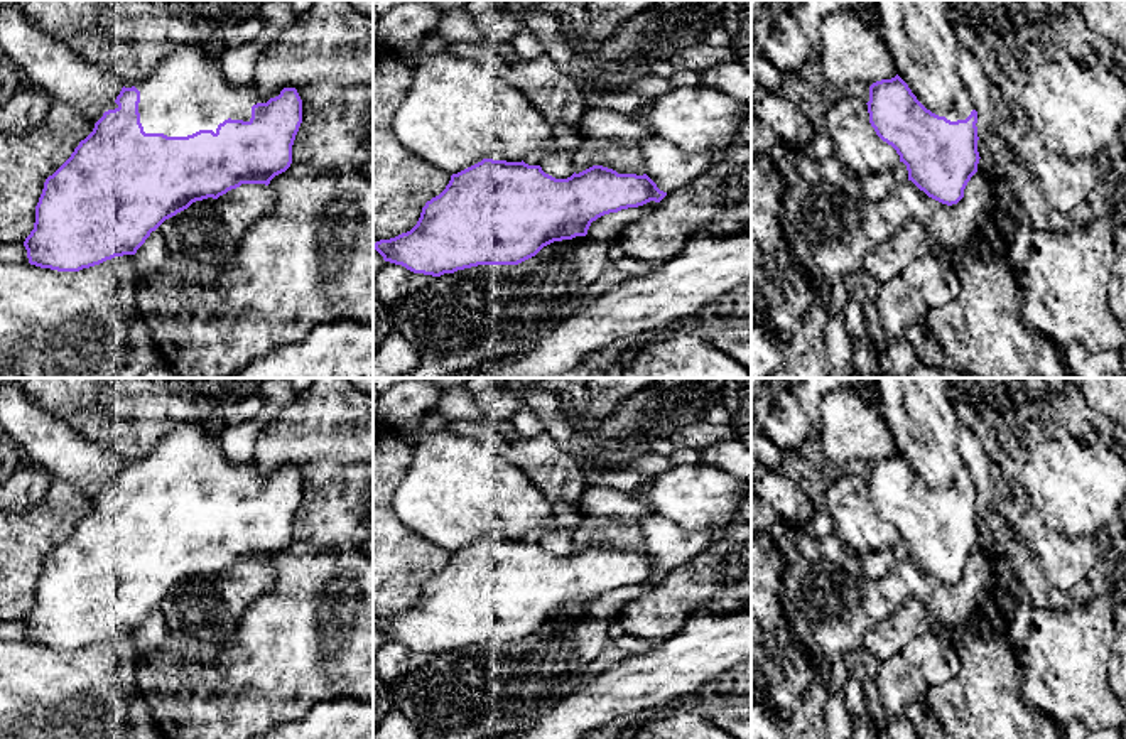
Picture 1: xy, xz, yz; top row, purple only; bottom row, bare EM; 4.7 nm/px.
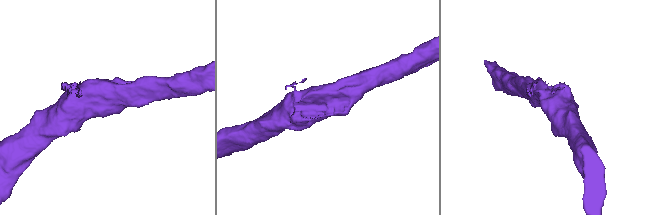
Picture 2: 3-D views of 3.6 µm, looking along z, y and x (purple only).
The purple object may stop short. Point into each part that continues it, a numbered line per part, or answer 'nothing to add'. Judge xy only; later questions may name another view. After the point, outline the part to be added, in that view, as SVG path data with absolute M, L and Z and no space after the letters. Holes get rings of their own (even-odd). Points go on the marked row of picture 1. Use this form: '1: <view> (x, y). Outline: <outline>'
1: xy (186, 93). Outline: M206 40L206 42L201 42L201 44L174 44L174 49L171 52L169 57L165 57L154 71L149 78L145 79L137 79L135 83L132 84L127 84L125 88L132 88L135 86L138 91L140 91L140 103L138 103L138 113L140 113L140 123L143 127L143 132L145 133L164 133L167 137L187 137L187 135L192 135L199 130L213 130L216 133L216 128L219 123L223 123L225 120L231 118L231 120L243 120L243 121L250 121L252 118L252 106L257 105L257 103L267 103L270 98L275 98L280 94L280 91L284 89L277 89L272 96L263 96L262 91L260 91L260 86L257 83L252 83L252 84L243 84L243 86L236 86L236 84L231 84L228 83L221 71L219 71L219 61L223 57L223 54L228 51L226 46L219 44L219 42L211 42L211 40Z

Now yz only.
1: yz (922, 43). Outline: M949 0L873 2L880 19L880 34L890 51L896 74L932 113L950 121L966 120L974 110L974 101L957 73L961 42L949 19Z

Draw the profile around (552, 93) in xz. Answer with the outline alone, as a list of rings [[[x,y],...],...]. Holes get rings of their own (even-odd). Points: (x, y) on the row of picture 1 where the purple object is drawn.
[[[550,56],[517,64],[503,62],[500,73],[552,127],[569,125],[577,130],[577,121],[587,108],[586,96]]]

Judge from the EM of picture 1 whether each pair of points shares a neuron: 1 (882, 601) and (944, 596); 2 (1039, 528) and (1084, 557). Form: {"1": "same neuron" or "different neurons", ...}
{"1": "same neuron", "2": "same neuron"}

